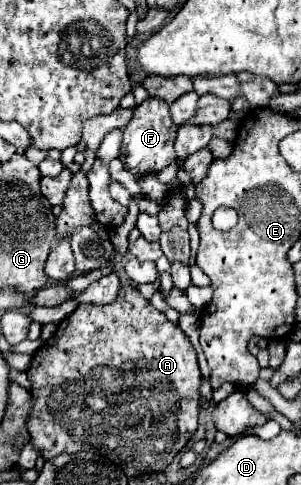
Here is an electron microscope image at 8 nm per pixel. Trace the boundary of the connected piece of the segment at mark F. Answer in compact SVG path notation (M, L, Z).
M148 97L144 103L134 107L134 117L128 123L128 127L124 129L122 151L120 151L124 169L128 169L134 177L142 177L142 175L158 173L160 169L174 163L176 161L176 151L174 151L176 131L178 131L178 127L170 119L168 103L164 103L162 99Z

